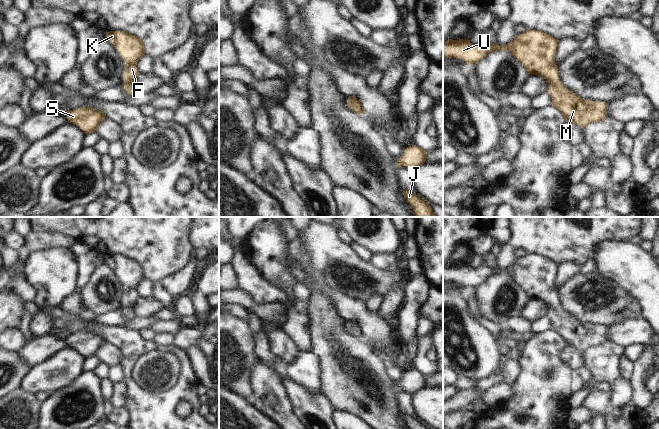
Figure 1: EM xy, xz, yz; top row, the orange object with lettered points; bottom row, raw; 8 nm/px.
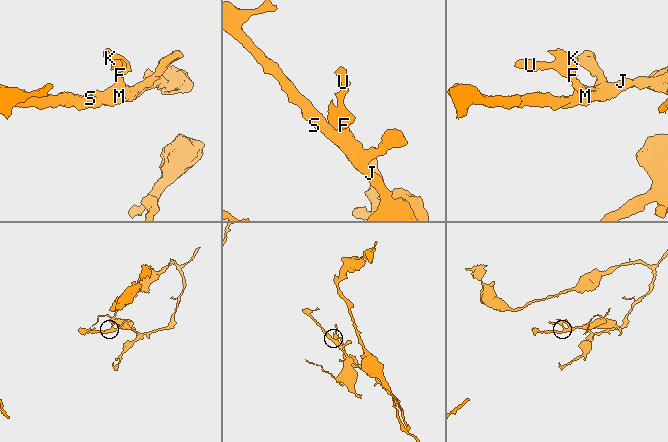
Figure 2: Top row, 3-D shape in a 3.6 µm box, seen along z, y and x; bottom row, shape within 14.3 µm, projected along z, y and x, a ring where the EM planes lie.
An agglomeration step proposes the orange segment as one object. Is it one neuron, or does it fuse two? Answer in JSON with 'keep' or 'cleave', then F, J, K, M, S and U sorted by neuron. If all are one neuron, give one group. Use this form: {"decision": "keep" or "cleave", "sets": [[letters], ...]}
{"decision": "keep", "sets": [["F", "J", "K", "M", "S", "U"]]}

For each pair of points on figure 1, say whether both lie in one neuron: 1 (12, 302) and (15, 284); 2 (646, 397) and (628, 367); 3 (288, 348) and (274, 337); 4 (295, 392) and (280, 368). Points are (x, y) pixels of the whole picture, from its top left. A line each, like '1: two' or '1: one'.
1: two
2: two
3: one
4: two

